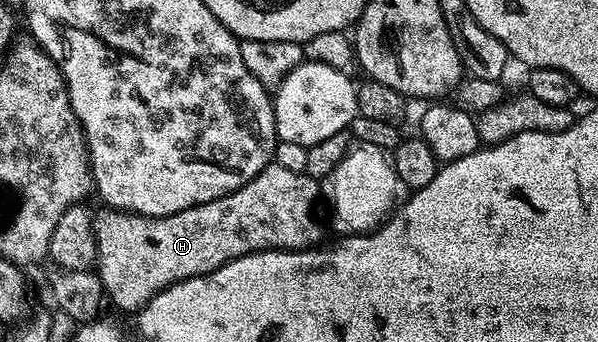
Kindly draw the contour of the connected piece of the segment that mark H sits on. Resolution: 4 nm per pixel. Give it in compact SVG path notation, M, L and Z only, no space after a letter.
M276 163L269 164L258 173L249 183L245 183L237 191L233 191L229 195L225 195L221 199L213 199L209 203L201 203L189 207L185 211L177 211L168 217L139 217L136 213L121 213L117 209L110 207L100 208L100 213L96 212L93 217L93 224L95 227L95 251L97 254L97 272L101 283L103 284L104 294L119 309L119 311L138 311L144 305L149 304L156 295L163 289L168 289L170 285L177 284L178 281L185 279L193 279L200 277L206 273L212 273L217 267L221 267L227 261L232 261L238 257L244 257L250 253L260 253L266 249L310 249L318 246L319 241L323 237L323 229L315 222L315 197L320 196L321 185L320 182L314 181L307 172L298 173L297 171L289 171L288 168L278 165Z

